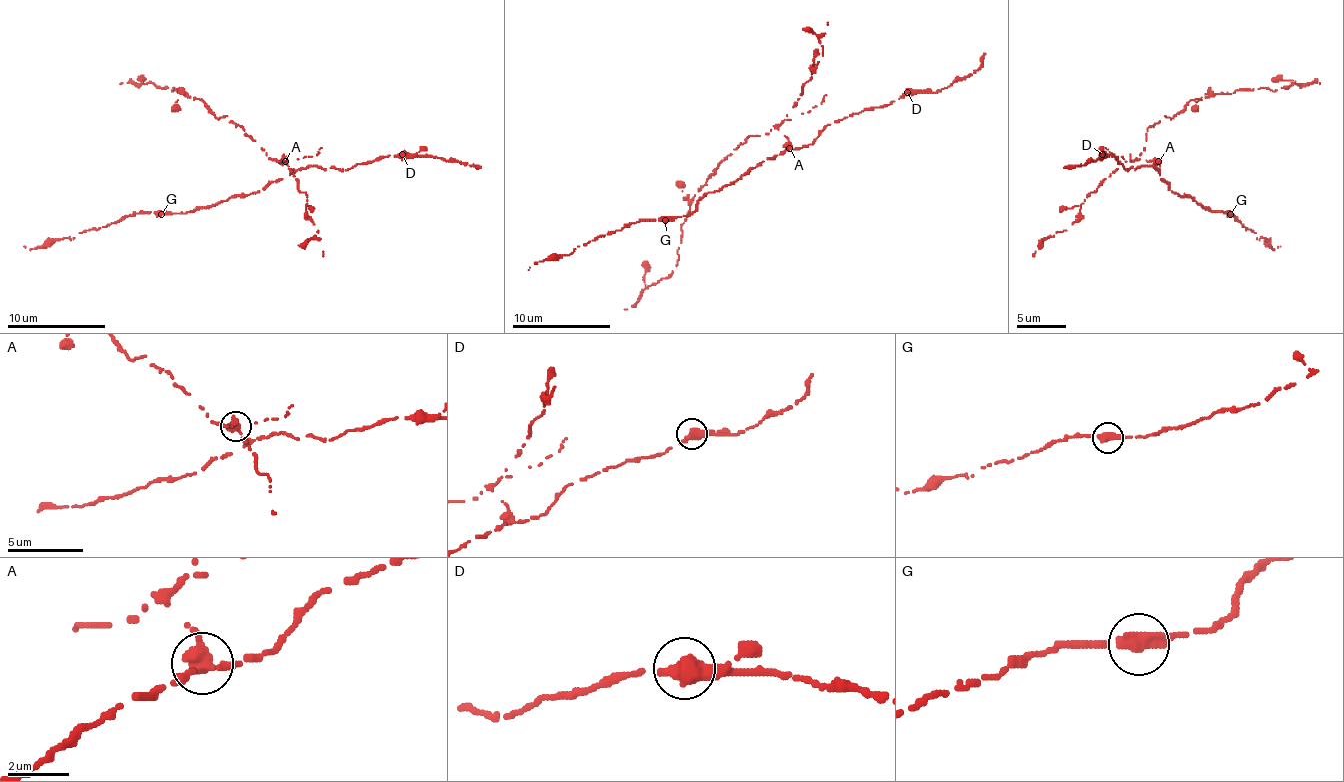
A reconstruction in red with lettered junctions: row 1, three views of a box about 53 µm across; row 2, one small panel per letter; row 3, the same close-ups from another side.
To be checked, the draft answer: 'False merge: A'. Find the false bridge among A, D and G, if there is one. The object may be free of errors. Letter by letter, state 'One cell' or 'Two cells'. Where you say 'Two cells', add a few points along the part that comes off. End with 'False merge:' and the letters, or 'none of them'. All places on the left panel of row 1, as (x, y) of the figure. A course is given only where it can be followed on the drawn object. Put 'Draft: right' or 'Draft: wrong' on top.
Draft: right
A: Two cells. Course of the part to remove: (284, 162), (269, 157), (245, 130), (225, 115), (218, 118), (203, 100), (176, 90), (178, 88), (119, 83)
D: One cell
G: One cell
False merge: A

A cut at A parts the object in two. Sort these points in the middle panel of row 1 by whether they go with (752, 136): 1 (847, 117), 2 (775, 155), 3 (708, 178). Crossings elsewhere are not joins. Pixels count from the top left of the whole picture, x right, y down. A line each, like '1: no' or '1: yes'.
1: no
2: no
3: yes

